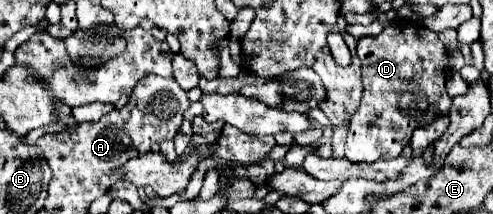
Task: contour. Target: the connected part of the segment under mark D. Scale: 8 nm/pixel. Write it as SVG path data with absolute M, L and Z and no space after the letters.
M396 23L382 29L378 35L358 39L358 57L362 61L362 75L364 75L364 93L356 115L352 115L350 133L346 139L346 157L352 163L374 163L378 159L394 159L402 153L406 143L412 137L412 131L426 121L434 119L428 117L426 111L438 105L438 115L446 115L450 107L450 97L446 95L446 73L450 65L448 51L438 35L422 25L410 23Z

